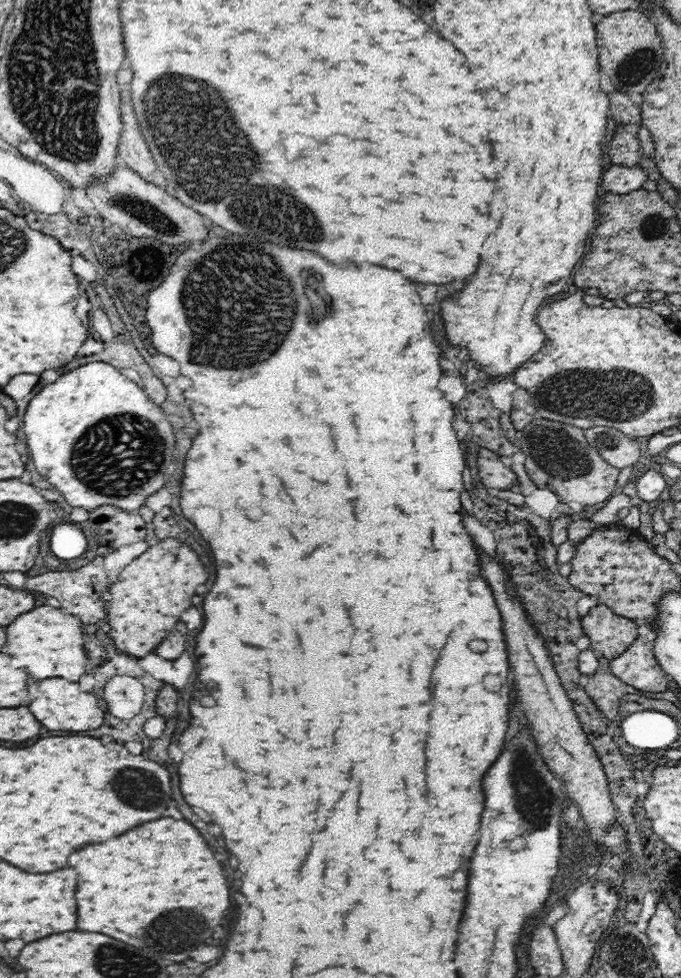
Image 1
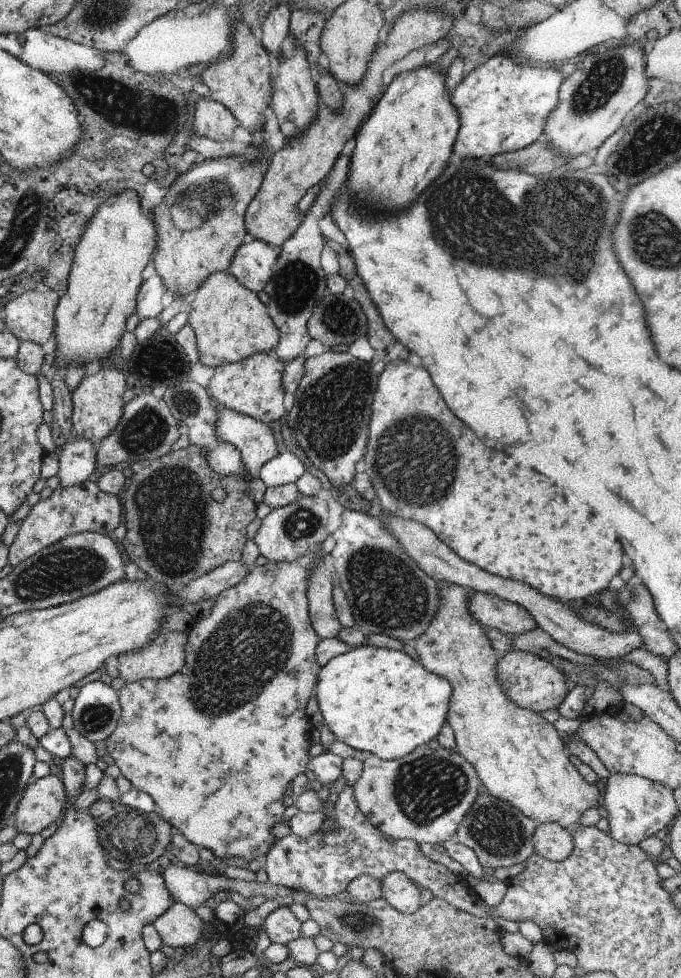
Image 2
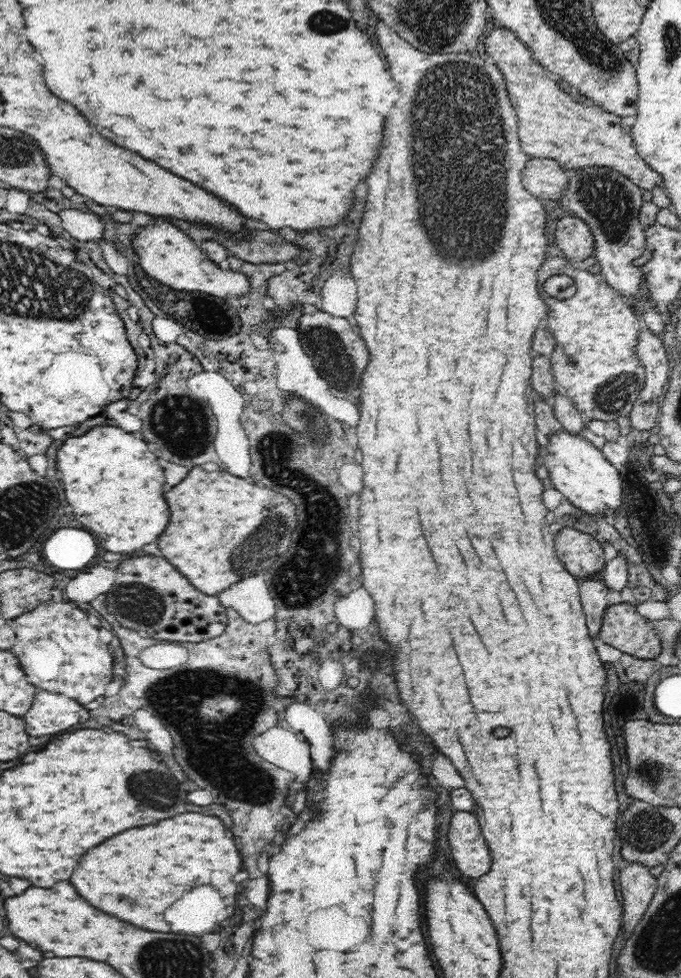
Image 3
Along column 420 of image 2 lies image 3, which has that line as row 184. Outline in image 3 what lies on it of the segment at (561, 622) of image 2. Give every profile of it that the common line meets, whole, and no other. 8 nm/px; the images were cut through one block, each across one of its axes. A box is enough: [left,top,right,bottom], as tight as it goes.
[522,158,568,200]

